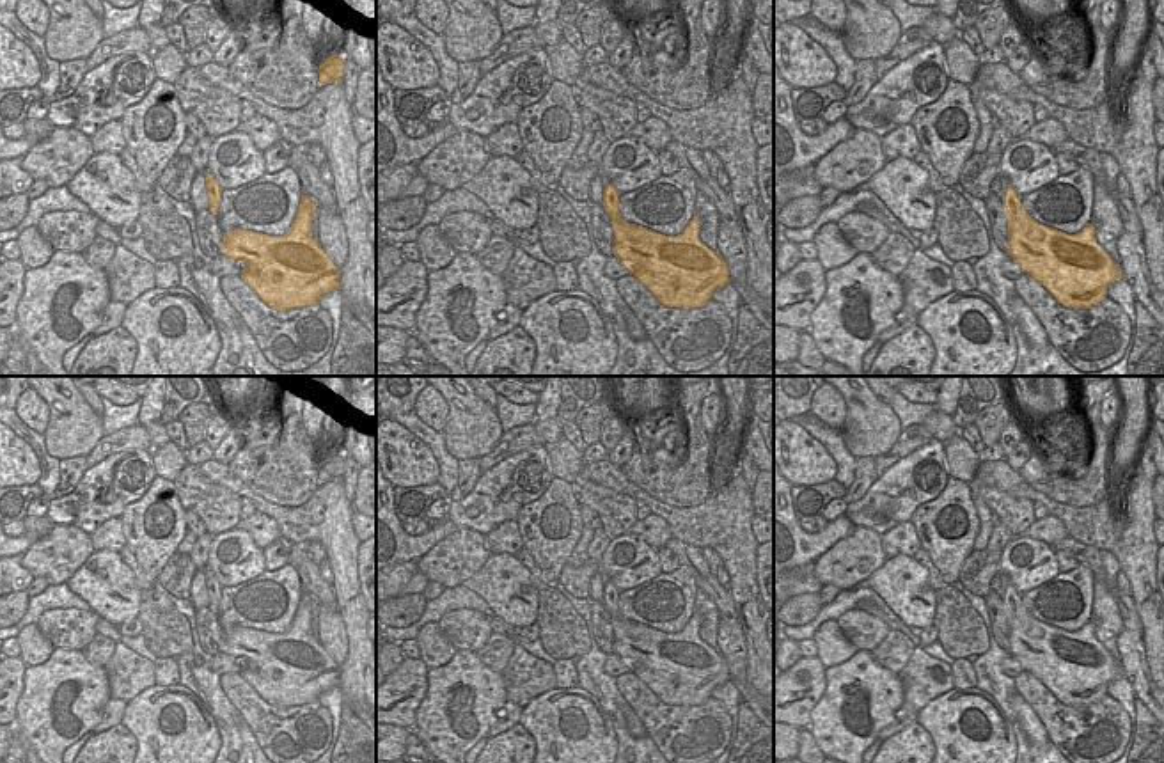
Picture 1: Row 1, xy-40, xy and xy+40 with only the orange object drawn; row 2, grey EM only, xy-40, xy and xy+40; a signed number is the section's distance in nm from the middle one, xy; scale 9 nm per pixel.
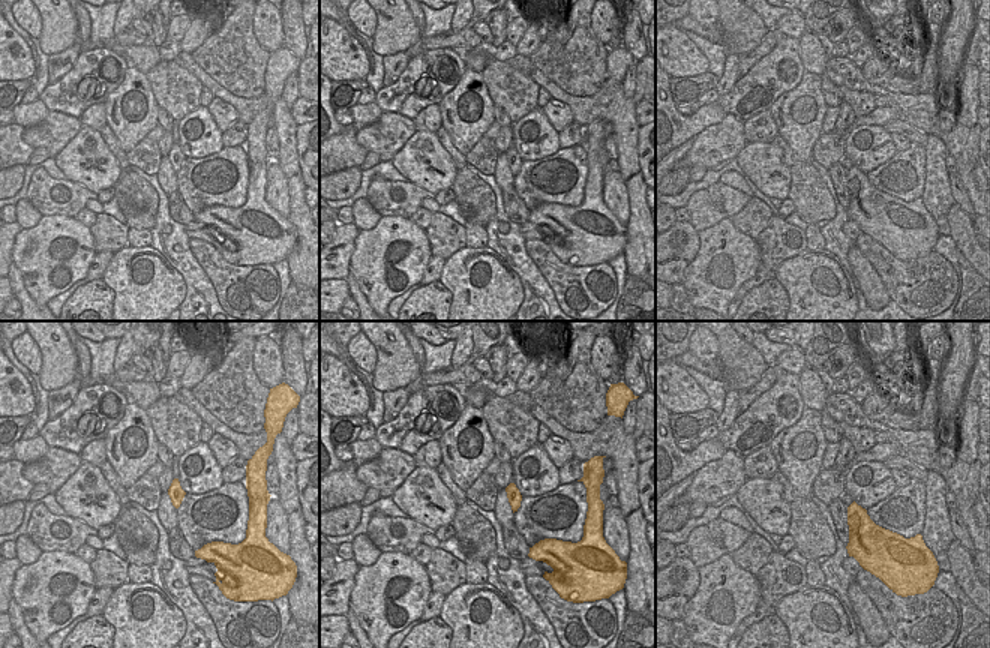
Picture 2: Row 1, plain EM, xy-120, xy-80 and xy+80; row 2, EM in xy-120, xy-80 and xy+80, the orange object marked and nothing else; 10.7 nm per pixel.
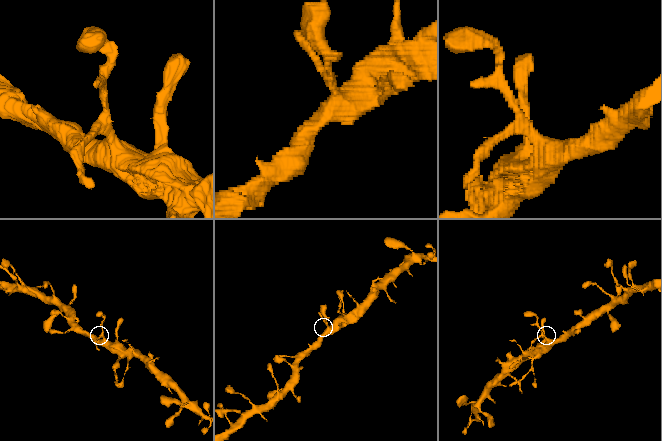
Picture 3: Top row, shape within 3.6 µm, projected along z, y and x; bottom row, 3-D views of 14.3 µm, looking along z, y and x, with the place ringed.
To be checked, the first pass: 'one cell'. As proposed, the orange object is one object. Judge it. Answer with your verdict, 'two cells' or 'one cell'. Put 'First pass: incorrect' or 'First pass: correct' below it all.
one cell
First pass: correct

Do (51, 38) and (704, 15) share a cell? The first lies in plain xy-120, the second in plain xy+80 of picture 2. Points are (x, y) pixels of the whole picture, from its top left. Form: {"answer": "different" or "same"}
{"answer": "different"}

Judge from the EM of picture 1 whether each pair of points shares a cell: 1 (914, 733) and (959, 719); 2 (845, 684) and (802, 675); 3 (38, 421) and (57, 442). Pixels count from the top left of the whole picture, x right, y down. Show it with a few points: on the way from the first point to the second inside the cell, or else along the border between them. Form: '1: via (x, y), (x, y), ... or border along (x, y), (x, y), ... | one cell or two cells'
1: border along (916, 723), (934, 744) | two cells
2: border along (825, 669), (825, 691), (811, 710), (810, 719) | two cells
3: border along (38, 394), (48, 409), (45, 433) | two cells

